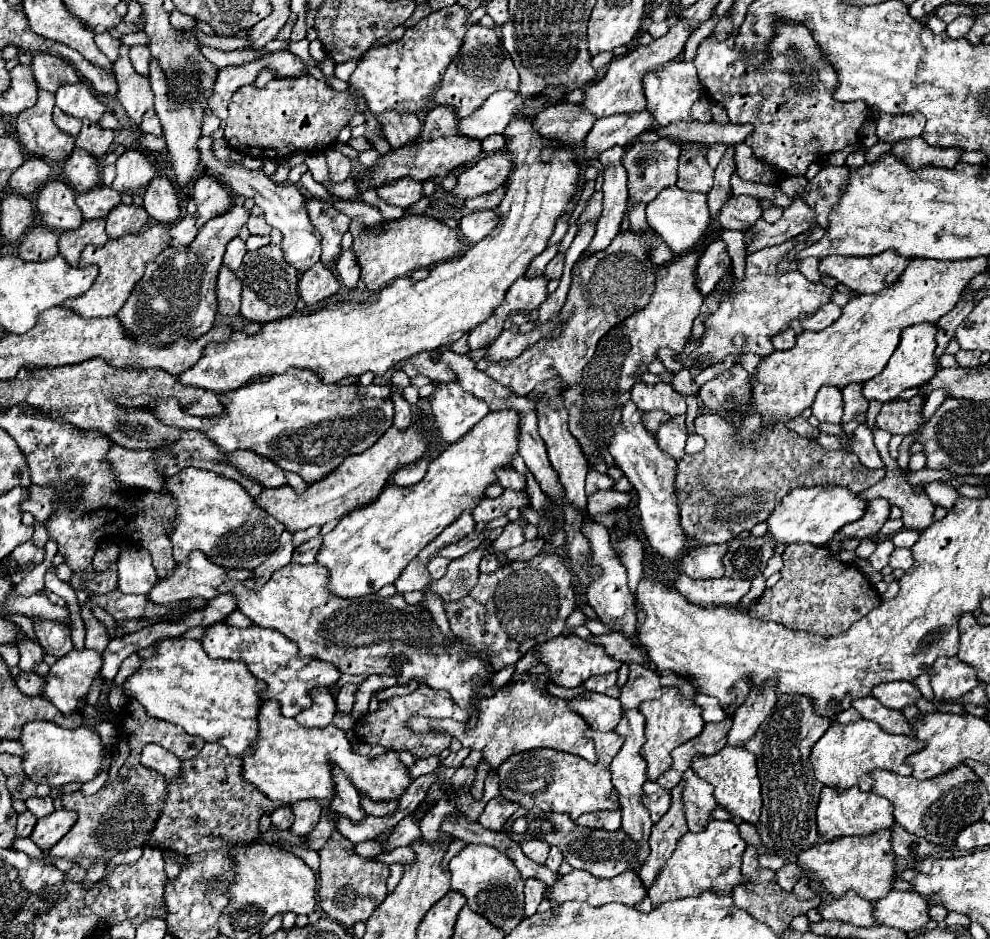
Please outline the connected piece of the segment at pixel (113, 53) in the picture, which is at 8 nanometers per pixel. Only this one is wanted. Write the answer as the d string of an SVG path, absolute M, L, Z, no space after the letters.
M87 27L91 33L95 35L95 43L99 49L107 56L107 58L114 62L118 58L118 49L120 42L110 35L110 33L95 33L91 27Z

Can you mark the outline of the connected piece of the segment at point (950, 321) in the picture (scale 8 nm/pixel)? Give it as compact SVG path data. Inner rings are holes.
M959 301L959 305L953 309L953 311L949 311L947 315L943 315L939 321L937 321L937 327L939 329L943 329L939 335L937 335L937 359L945 353L945 347L947 347L947 343L949 343L949 339L953 339L955 337L955 329L959 327L959 323L973 311L973 303L971 301Z

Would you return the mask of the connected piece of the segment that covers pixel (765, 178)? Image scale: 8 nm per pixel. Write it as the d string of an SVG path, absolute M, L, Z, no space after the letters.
M735 143L735 165L737 165L737 173L743 181L757 181L757 183L775 183L777 175L775 171L761 163L759 159L755 159L753 151L745 145L745 143Z

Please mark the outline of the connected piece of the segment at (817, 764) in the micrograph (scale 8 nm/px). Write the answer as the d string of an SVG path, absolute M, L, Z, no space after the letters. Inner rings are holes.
M857 721L857 723L833 723L825 735L813 745L811 749L811 765L815 771L815 777L837 791L847 791L849 787L859 787L861 791L871 791L873 787L873 769L889 769L899 775L911 775L911 767L907 757L921 751L925 747L919 739L907 737L907 735L891 735L885 733L877 723L873 721Z

